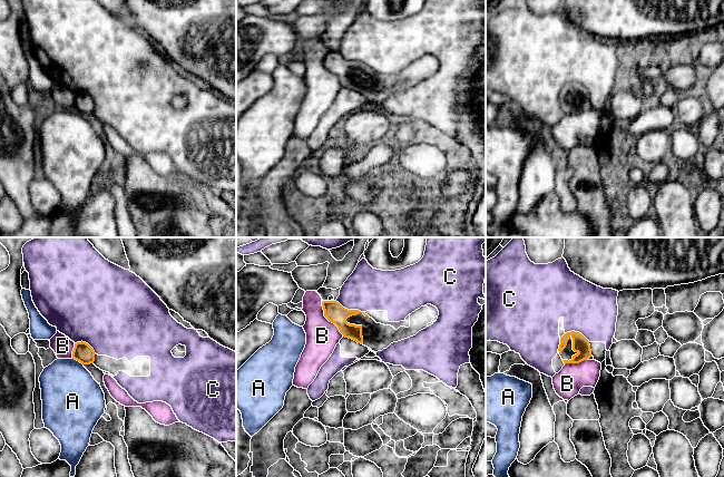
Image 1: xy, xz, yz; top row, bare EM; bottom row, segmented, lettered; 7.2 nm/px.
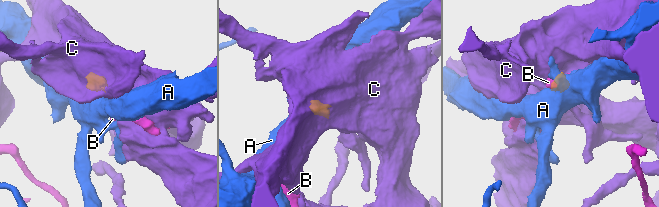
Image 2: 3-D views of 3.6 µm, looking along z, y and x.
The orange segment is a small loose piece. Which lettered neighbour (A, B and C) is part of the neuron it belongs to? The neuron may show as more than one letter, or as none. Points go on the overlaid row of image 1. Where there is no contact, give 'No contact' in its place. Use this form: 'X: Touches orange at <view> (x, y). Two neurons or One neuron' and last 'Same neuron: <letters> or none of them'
A: Touches orange at xy (77, 360). Two neurons
B: Touches orange at xz (329, 320). Two neurons
C: Touches orange at xz (350, 310). Two neurons
Same neuron: none of them

